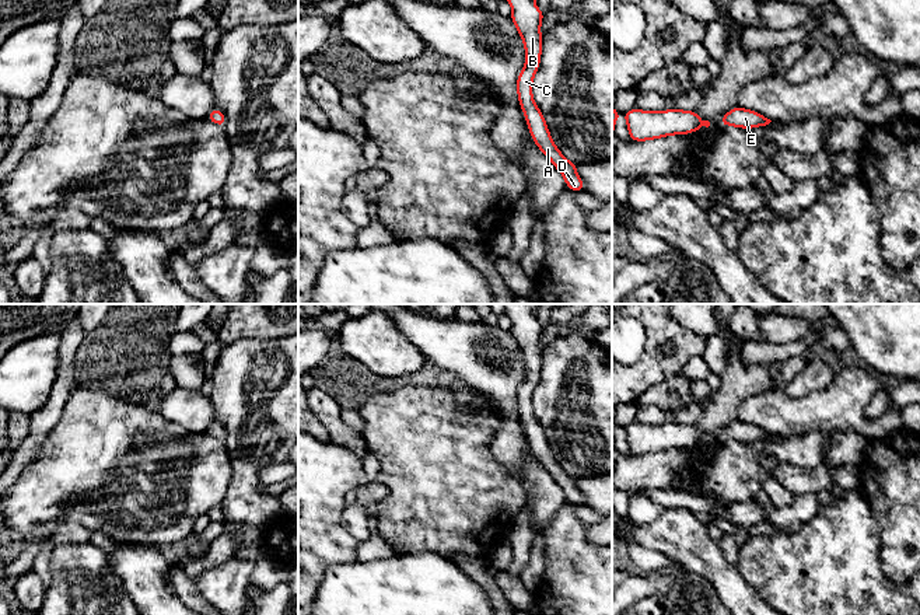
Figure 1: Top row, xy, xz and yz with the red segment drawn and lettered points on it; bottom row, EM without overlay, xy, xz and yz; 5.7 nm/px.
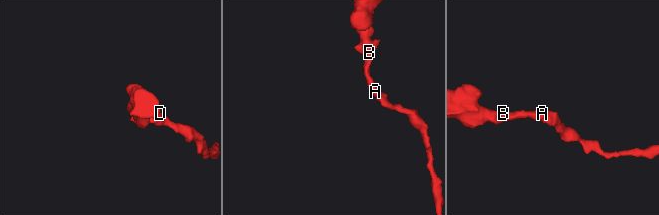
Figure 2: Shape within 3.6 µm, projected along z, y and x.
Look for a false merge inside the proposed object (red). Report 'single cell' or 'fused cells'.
single cell

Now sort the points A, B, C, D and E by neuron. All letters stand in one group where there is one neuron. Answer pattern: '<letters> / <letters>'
A B C D E

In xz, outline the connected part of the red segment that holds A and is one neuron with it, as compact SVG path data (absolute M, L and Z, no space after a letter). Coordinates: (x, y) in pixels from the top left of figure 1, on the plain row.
M506 304L506 314L513 322L510 332L522 352L525 361L525 381L517 391L518 415L534 457L563 489L567 503L581 506L584 504L584 496L577 488L577 479L569 475L556 461L545 430L534 416L532 394L541 378L543 352L541 349L541 336L546 328L542 326L534 315L534 311L541 305L542 304Z

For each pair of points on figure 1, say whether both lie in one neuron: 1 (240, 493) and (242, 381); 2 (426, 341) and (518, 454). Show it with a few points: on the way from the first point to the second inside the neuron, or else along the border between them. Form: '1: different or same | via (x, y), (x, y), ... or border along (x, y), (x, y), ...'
1: same | via (241, 465), (238, 448), (242, 443), (242, 409)
2: same | via (458, 355), (503, 399), (509, 422)

